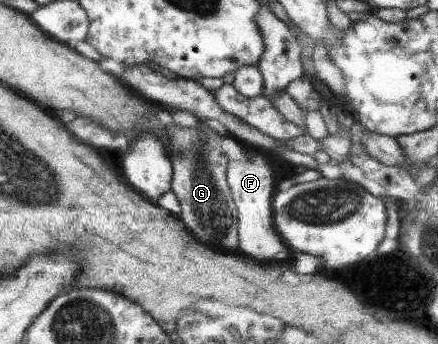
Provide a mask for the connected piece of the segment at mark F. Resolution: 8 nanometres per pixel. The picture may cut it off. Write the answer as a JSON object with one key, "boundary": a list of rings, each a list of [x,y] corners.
{"boundary":[[[242,146],[246,159],[228,160],[226,167],[226,184],[234,201],[237,216],[238,251],[247,256],[264,262],[283,262],[290,259],[290,253],[273,229],[271,223],[271,200],[276,185],[269,163],[259,153]]]}

